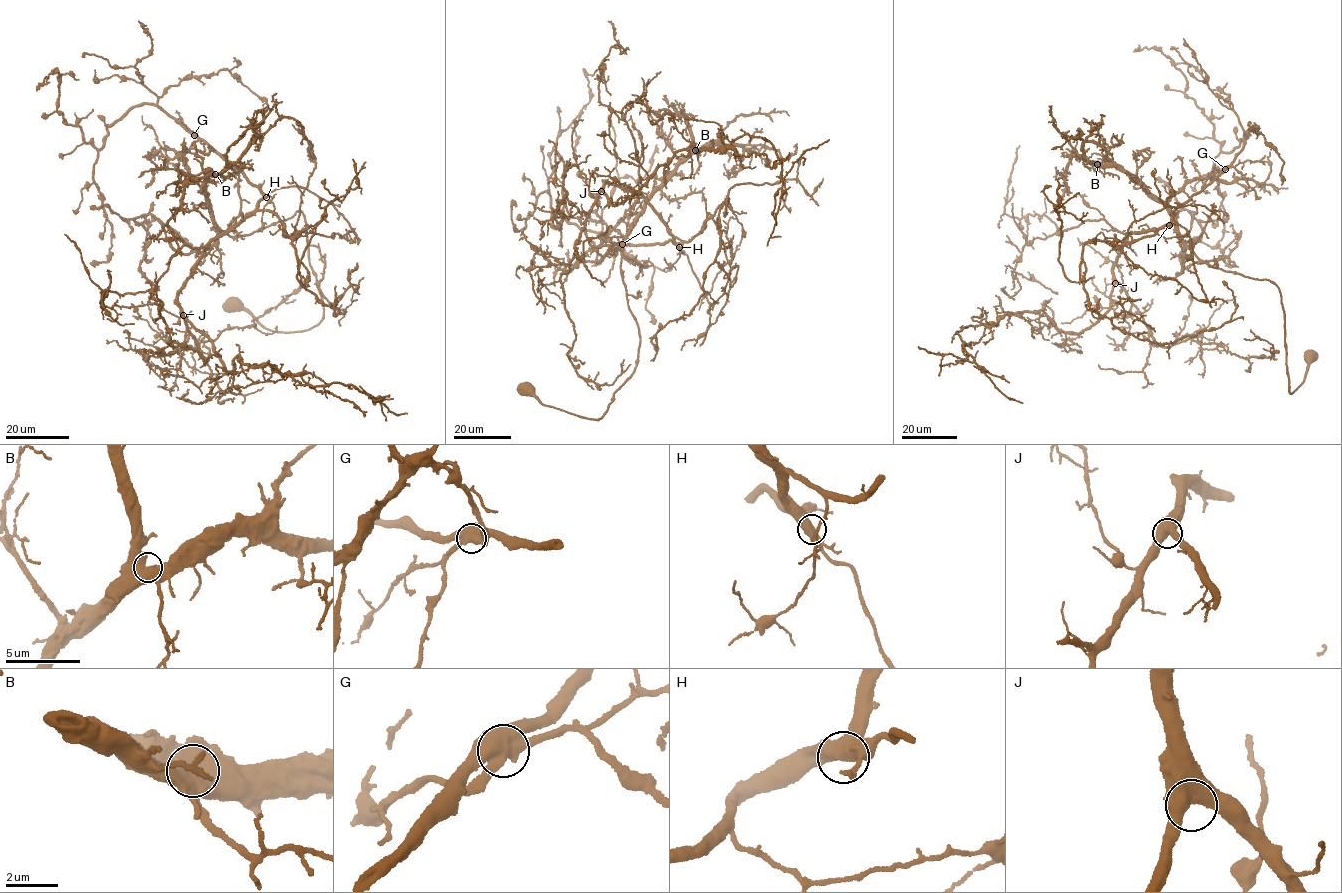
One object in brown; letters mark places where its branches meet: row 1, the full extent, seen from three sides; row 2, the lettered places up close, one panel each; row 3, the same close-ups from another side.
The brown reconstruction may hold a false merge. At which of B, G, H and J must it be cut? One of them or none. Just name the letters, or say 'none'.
G

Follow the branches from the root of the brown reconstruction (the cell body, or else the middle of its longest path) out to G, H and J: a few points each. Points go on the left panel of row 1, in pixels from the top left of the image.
G: (232, 301), (282, 332), (310, 330), (323, 316), (305, 215), (236, 238), (222, 232), (182, 157), (194, 135)
H: (232, 301), (272, 330), (320, 322), (305, 215), (229, 236), (182, 156), (204, 140), (266, 197)
J: (232, 301), (282, 332), (323, 316), (305, 215), (222, 232), (182, 157), (199, 139), (262, 196), (183, 315)

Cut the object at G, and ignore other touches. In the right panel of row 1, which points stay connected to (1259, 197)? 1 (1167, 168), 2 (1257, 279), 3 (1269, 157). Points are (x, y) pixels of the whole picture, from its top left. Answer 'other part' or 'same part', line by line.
1: other part
2: same part
3: same part

